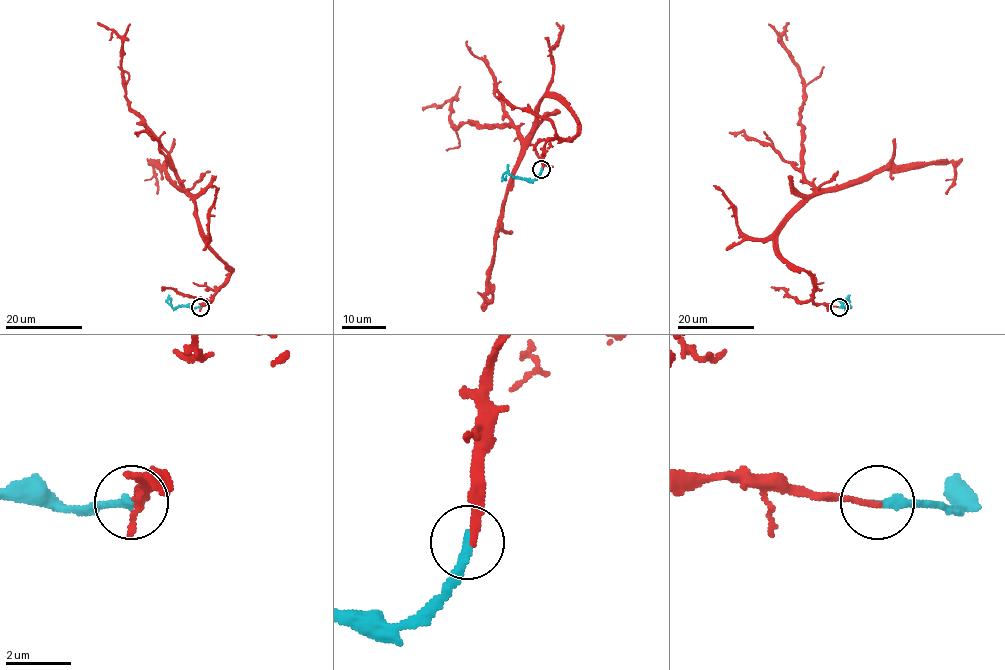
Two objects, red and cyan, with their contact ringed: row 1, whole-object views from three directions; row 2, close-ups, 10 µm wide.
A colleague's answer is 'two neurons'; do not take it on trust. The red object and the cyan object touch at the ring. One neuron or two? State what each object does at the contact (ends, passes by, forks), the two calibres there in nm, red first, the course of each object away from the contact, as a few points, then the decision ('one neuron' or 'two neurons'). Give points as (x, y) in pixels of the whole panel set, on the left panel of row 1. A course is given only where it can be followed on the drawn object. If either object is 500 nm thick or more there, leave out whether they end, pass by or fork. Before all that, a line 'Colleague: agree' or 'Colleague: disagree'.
Colleague: disagree
red ends there; cyan ends there; 200 nm thick on the red side, 280 nm on the other; red runs (201, 306), (231, 271), (203, 240), (196, 204), (172, 159), (127, 101), (121, 39), (97, 23); cyan runs (200, 306), (172, 307), (166, 302), (168, 295); one neuron

